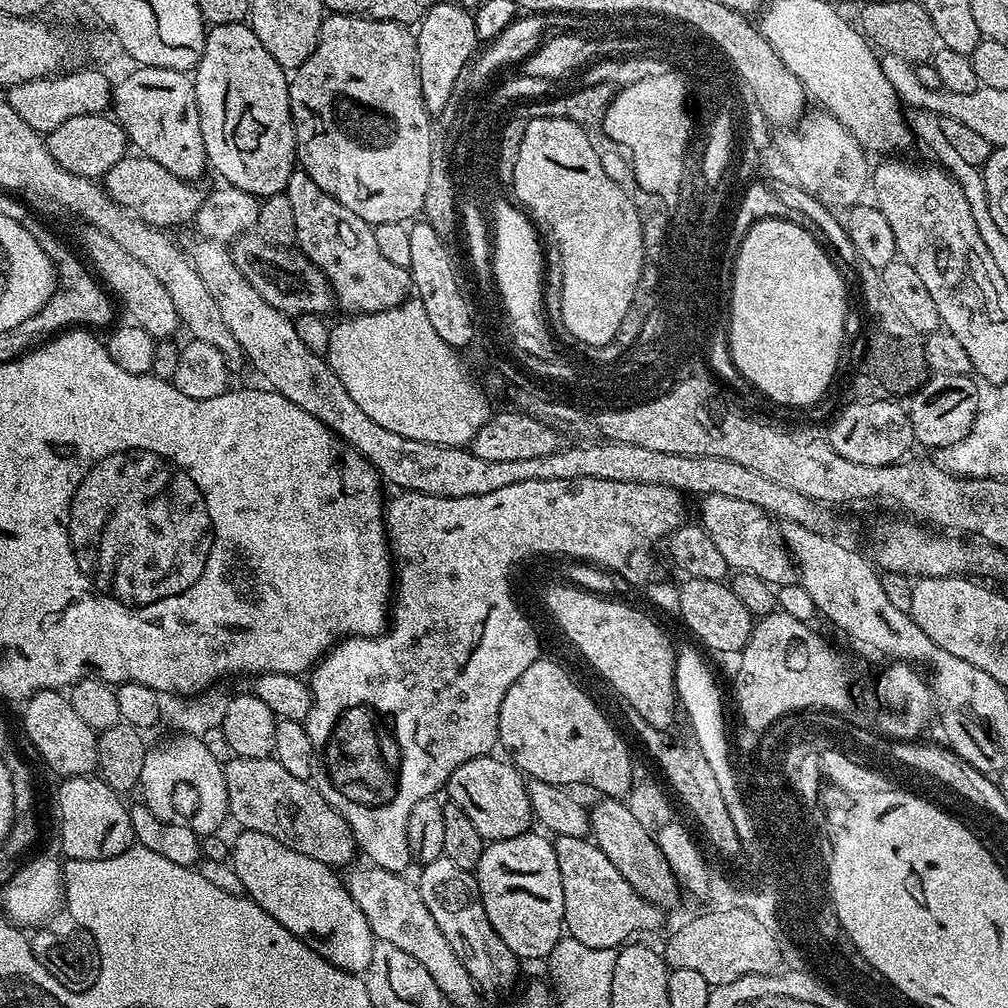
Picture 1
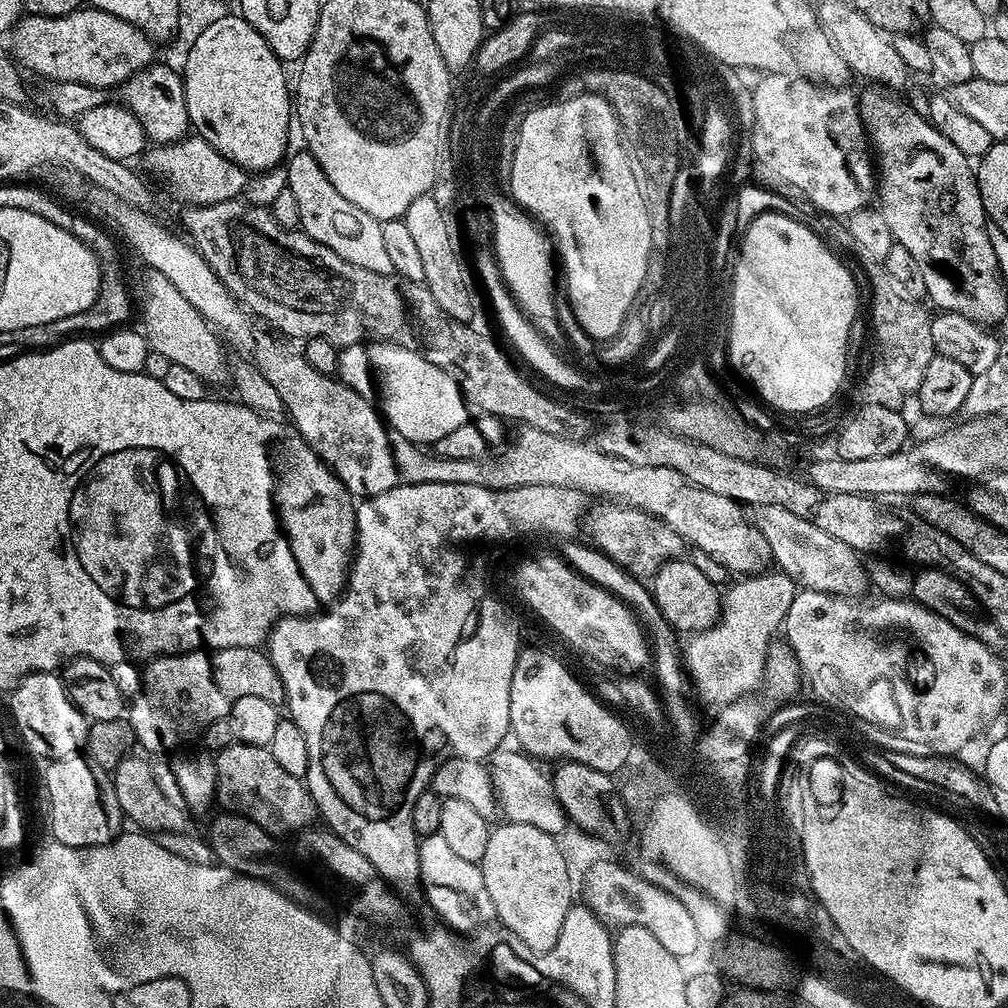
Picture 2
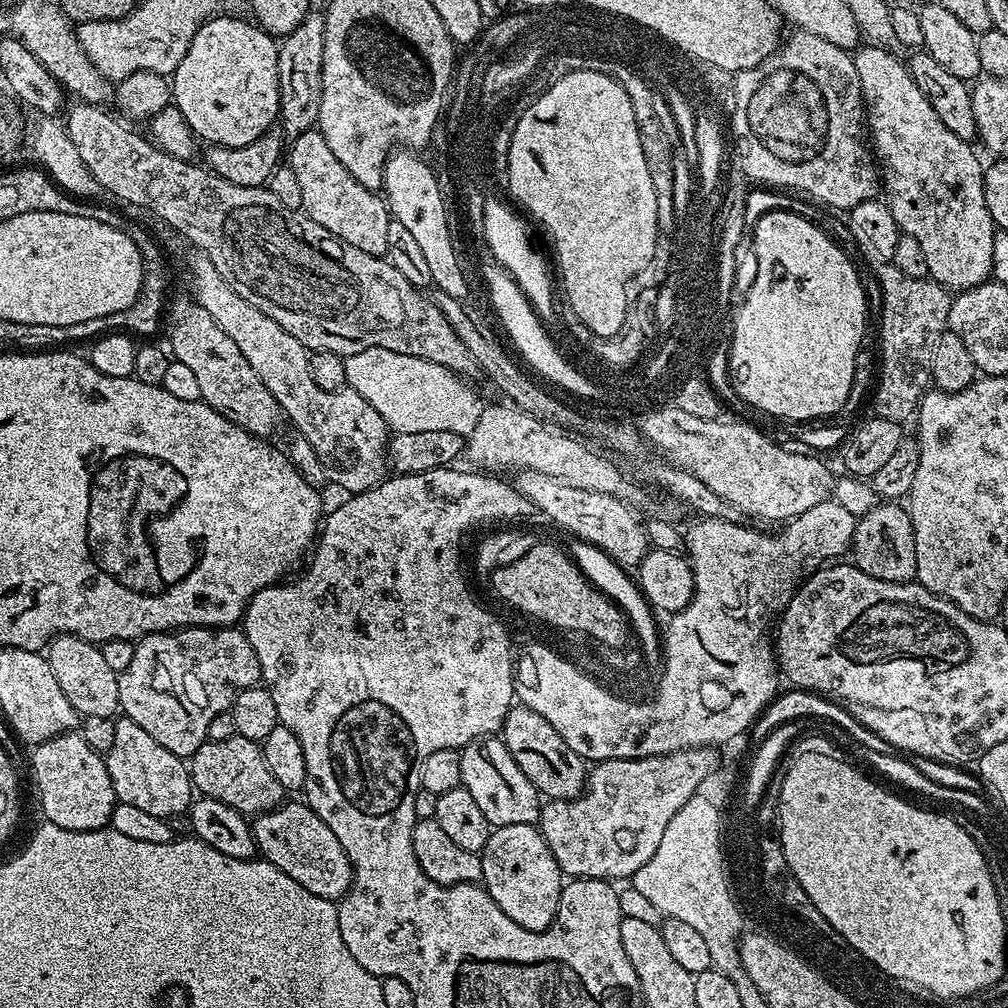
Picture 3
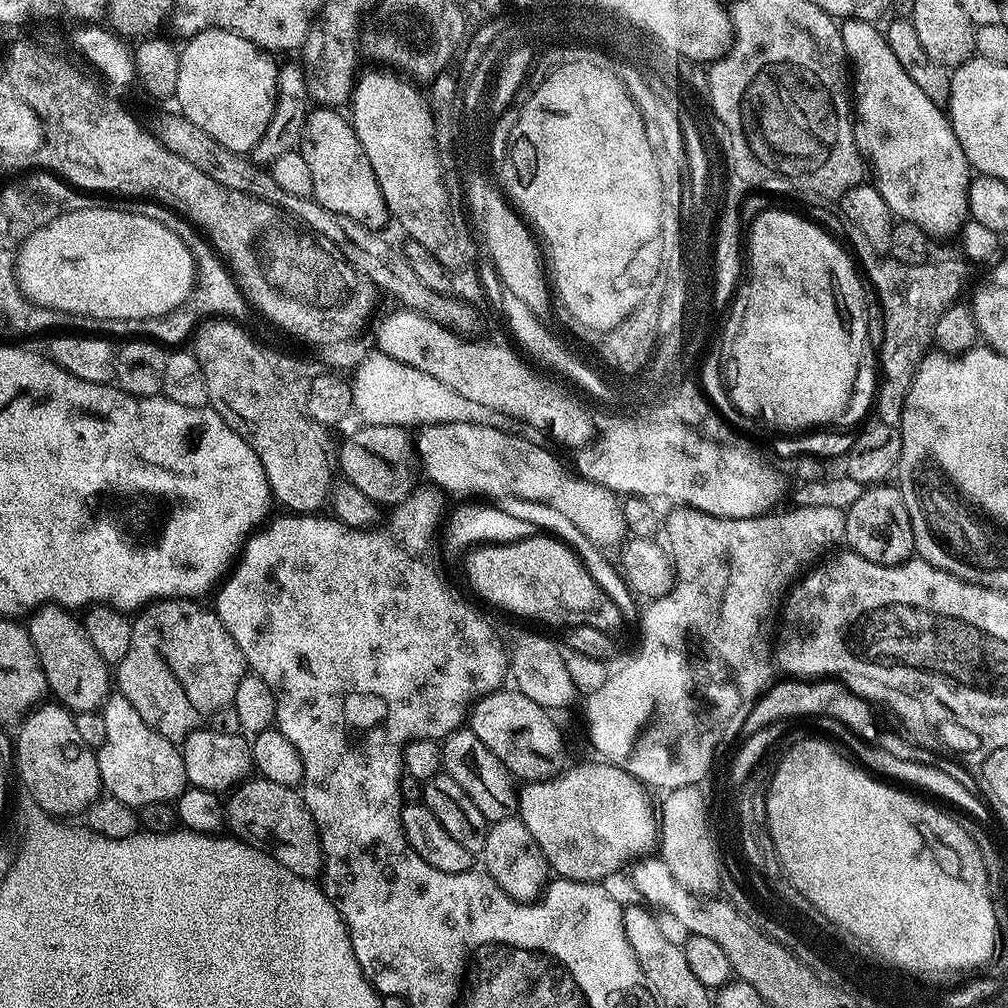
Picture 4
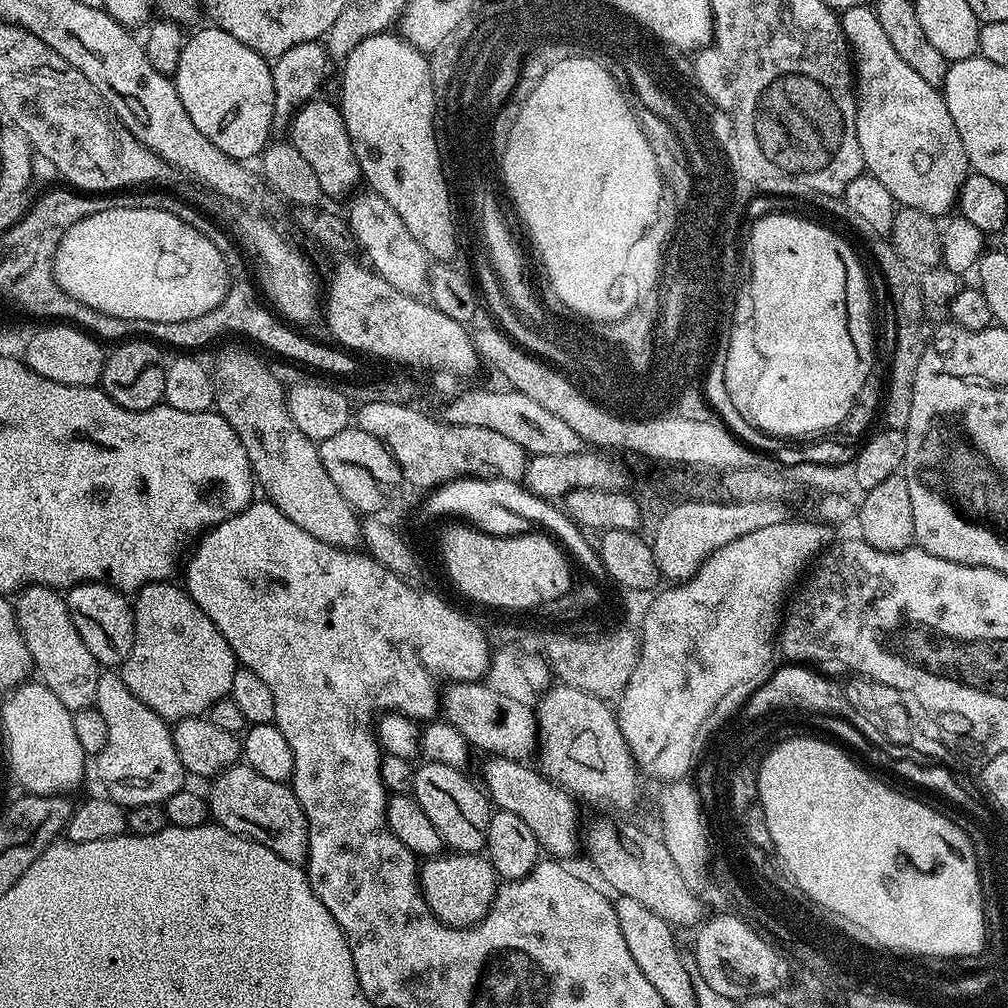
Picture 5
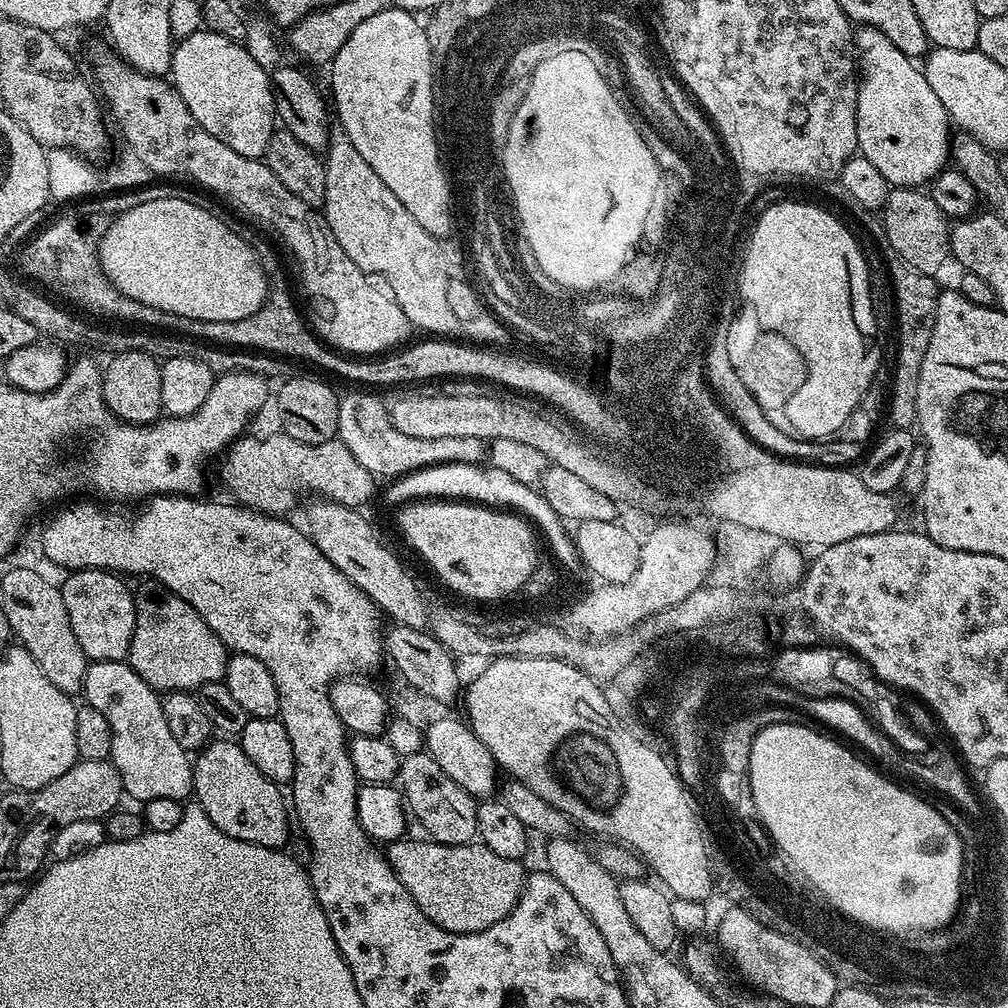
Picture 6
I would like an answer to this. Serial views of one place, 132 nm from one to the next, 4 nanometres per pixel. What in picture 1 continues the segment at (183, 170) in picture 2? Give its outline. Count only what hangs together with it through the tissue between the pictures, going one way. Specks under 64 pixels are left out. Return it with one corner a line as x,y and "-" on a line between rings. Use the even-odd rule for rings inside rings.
137,155
135,159
136,188
128,184
127,163
121,162
110,166
110,170
102,177
108,197
121,204
123,208
132,211
139,220
146,222
152,228
173,230
172,228
179,229
181,226
191,225
196,219
198,210
204,205
205,189
200,189
199,183
170,174
166,166
158,166
158,162
154,162
149,156

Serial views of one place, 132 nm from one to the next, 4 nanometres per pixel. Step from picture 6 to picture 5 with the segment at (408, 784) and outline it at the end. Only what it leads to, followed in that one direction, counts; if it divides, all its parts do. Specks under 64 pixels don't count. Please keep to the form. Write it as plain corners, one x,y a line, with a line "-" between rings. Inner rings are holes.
424,762
415,769
411,795
422,806
426,818
434,825
434,830
442,834
445,845
454,852
470,852
480,854
486,848
488,833
488,817
490,800
476,784
467,776
467,771
446,766
442,762

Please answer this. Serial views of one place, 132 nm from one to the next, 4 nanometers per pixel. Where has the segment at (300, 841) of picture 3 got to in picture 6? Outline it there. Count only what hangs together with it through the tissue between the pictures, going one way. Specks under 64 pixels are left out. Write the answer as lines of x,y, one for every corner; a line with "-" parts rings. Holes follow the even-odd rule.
213,739
195,753
192,791
195,803
202,806
210,822
214,822
214,826
218,826
218,830
230,838
277,850
285,847
284,843
288,840
288,816
290,820
285,793
283,796
278,785
261,774
250,758
246,758
235,739

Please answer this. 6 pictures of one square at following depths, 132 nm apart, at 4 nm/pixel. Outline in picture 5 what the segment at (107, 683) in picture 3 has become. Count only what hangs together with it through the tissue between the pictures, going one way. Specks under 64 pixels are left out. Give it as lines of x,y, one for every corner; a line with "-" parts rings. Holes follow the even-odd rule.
30,584
20,589
14,607
16,625
26,642
26,650
30,650
39,683
45,684
54,698
58,698
58,702
62,702
62,706
66,706
71,713
93,707
102,665
94,658
94,654
90,654
86,642
82,642
82,634
74,630
67,599
55,588

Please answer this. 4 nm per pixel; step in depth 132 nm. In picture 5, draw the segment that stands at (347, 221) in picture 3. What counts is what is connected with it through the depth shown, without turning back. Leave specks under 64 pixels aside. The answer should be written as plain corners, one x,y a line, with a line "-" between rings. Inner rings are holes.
313,98
296,111
290,121
290,142
296,147
298,154
302,154
302,158
306,158
310,166
314,166
318,186
322,186
325,197
347,197
356,188
355,184
361,183
360,163
354,154
354,146
350,142
350,134
339,107
333,101
331,104
328,100
320,99

